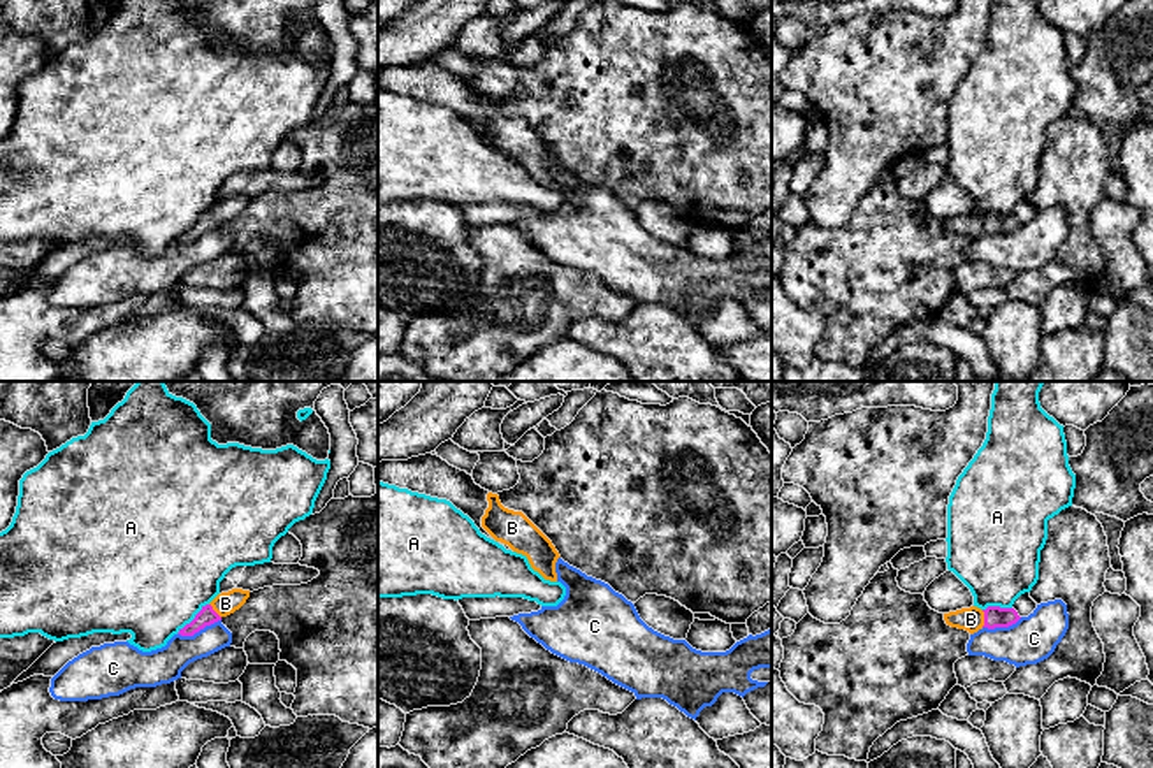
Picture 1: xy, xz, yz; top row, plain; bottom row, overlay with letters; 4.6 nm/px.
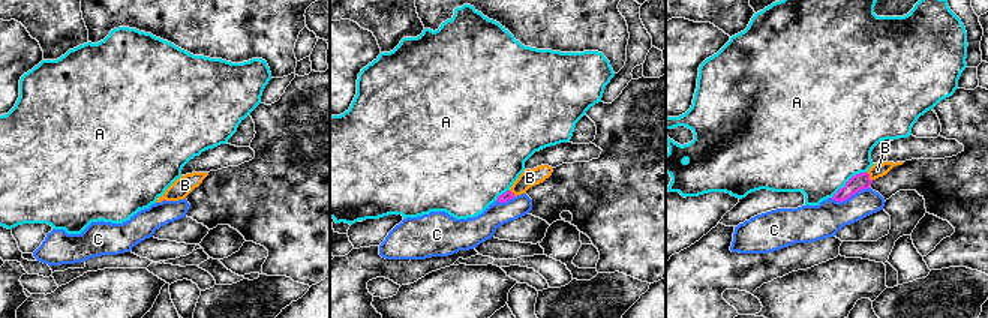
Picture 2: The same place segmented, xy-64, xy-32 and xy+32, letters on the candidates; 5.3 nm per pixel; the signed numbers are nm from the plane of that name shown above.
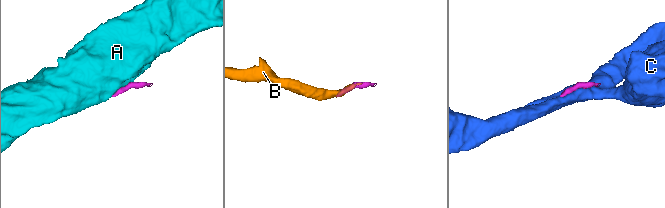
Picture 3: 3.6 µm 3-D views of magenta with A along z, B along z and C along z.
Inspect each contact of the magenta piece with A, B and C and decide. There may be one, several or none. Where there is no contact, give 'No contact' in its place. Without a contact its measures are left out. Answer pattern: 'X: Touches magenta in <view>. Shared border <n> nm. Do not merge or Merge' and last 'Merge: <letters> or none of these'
A: Touches magenta in xy. Shared border 200 nm. Do not merge
B: Touches magenta in yz. Shared border 80 nm. Merge
C: Touches magenta in xy. Shared border 220 nm. Do not merge
Merge: B

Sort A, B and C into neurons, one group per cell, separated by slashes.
A / B / C

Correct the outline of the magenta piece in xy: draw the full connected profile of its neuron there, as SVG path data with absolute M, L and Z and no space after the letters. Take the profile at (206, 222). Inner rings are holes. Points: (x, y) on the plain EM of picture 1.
M232 195L228 199L218 200L209 211L202 213L202 216L195 221L195 225L179 235L181 243L193 243L206 232L211 232L223 223L239 216L246 206L250 204L250 197Z

